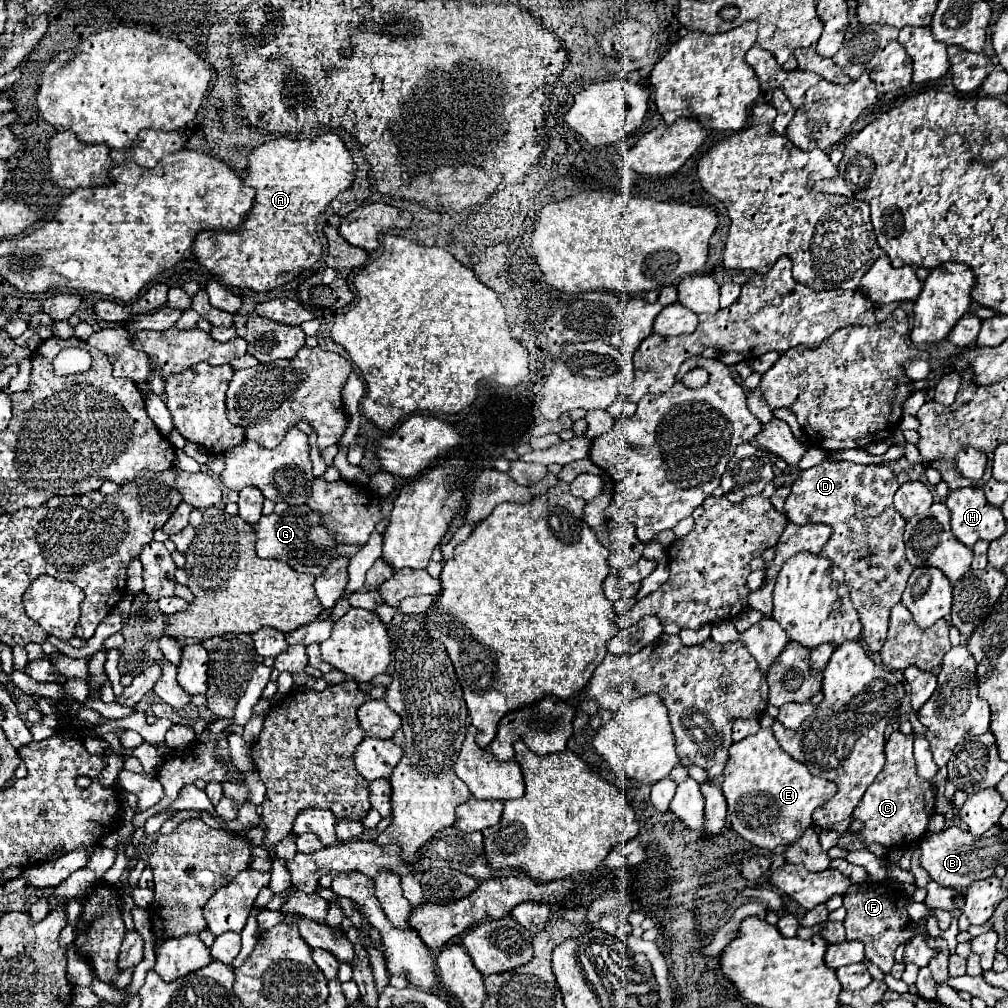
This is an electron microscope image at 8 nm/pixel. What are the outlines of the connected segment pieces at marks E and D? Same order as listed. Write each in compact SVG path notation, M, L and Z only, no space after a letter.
M761 728L757 734L729 748L721 788L727 798L733 830L749 844L767 850L789 846L799 840L811 826L813 810L837 790L833 782L813 776L805 764L789 758L789 754L781 750L771 728Z
M823 460L821 464L803 470L801 476L793 482L791 494L785 500L785 516L793 524L827 524L831 526L831 536L827 544L821 550L821 556L833 560L843 572L845 572L845 584L851 590L851 602L859 614L859 620L863 624L863 640L867 644L867 650L871 654L879 652L887 640L887 624L889 624L889 610L893 604L901 600L901 594L905 590L907 578L913 572L913 566L905 558L905 542L903 542L903 530L905 520L901 514L897 514L893 506L893 496L899 488L899 482L893 474L893 470L887 464L855 464L855 462L843 462L843 460Z

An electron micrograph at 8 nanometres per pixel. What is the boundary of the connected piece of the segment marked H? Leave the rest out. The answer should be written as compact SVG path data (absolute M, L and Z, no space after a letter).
M979 488L949 490L947 508L951 510L951 528L959 542L973 546L977 540L993 542L1005 534L1005 518L991 506Z

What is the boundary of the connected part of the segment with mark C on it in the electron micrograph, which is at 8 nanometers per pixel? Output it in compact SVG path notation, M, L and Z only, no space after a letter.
M893 732L885 744L887 762L883 770L877 774L875 782L867 788L865 796L853 810L853 820L861 820L865 826L861 832L845 832L839 836L839 844L845 850L861 850L873 842L885 847L903 847L905 840L919 840L927 832L927 822L935 812L935 792L931 782L917 774L915 758L913 758L913 734L905 736L901 732Z

